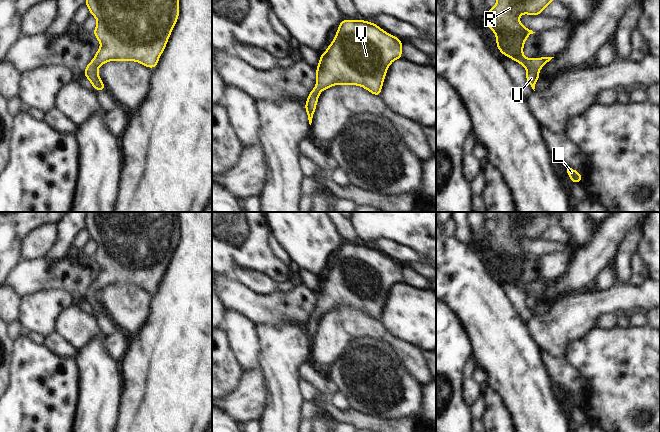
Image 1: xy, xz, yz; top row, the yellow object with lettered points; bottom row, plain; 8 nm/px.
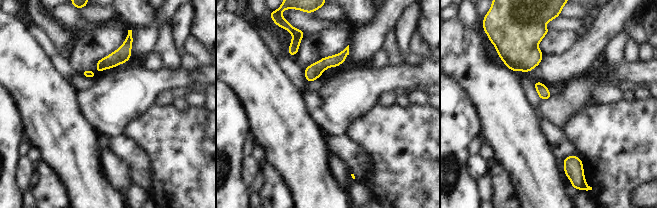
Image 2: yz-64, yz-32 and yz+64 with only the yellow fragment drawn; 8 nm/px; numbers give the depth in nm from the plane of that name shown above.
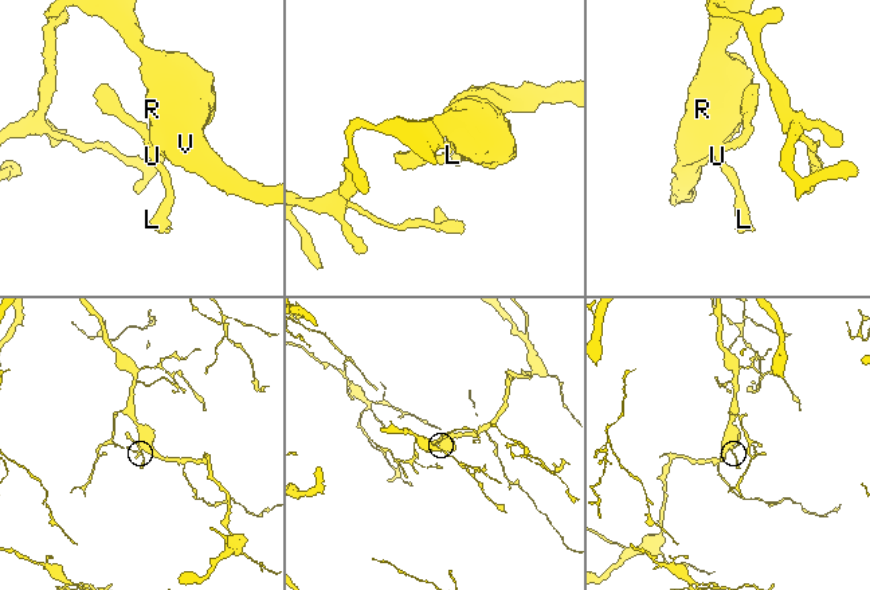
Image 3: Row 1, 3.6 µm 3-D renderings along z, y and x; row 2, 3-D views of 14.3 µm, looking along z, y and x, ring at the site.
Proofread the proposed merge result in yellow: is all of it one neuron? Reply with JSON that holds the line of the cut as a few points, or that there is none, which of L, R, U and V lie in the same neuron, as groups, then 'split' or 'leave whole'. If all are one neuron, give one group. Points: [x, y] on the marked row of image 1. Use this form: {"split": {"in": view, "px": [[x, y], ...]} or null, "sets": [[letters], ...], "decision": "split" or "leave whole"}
{"split": null, "sets": [["L", "R", "U", "V"]], "decision": "leave whole"}

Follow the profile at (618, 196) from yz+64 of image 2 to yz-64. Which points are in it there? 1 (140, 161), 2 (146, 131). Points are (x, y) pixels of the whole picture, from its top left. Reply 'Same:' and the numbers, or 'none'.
Same: 2

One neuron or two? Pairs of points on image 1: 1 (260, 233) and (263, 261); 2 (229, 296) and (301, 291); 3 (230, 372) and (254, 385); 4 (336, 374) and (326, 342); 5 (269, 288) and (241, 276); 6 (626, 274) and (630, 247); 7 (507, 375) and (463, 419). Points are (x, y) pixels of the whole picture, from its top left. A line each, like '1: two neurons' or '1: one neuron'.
1: one neuron
2: one neuron
3: two neurons
4: two neurons
5: one neuron
6: one neuron
7: two neurons

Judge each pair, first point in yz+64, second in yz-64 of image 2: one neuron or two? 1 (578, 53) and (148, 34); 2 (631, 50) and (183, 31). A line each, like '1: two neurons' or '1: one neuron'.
1: one neuron
2: one neuron

